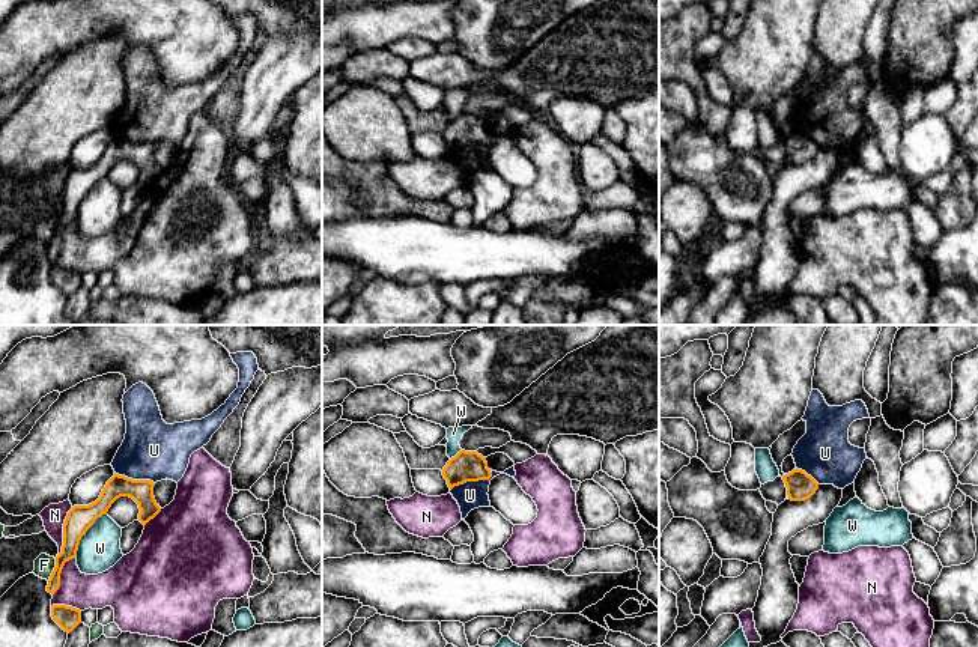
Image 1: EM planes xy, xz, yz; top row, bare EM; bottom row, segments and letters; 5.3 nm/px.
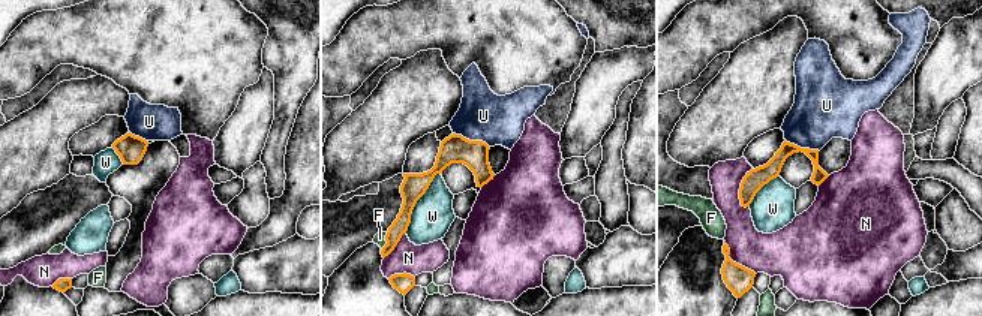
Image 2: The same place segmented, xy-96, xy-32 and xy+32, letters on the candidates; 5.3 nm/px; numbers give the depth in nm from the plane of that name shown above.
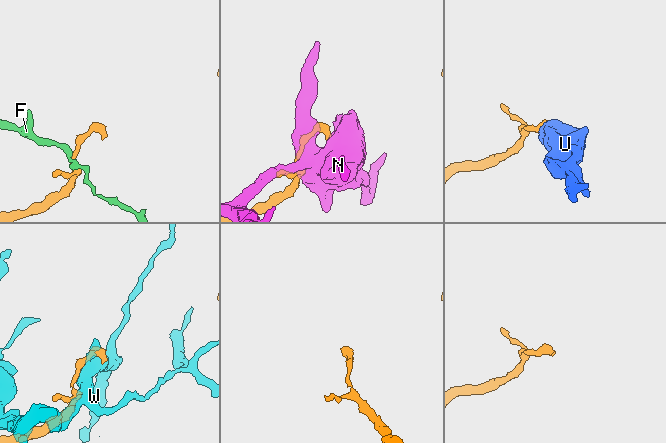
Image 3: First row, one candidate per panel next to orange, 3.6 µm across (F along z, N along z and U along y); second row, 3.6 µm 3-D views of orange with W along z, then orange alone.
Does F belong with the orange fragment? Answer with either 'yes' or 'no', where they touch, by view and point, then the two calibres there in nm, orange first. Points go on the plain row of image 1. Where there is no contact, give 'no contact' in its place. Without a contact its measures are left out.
no; contact xy (54, 232); calibres 120 and 110 nm

